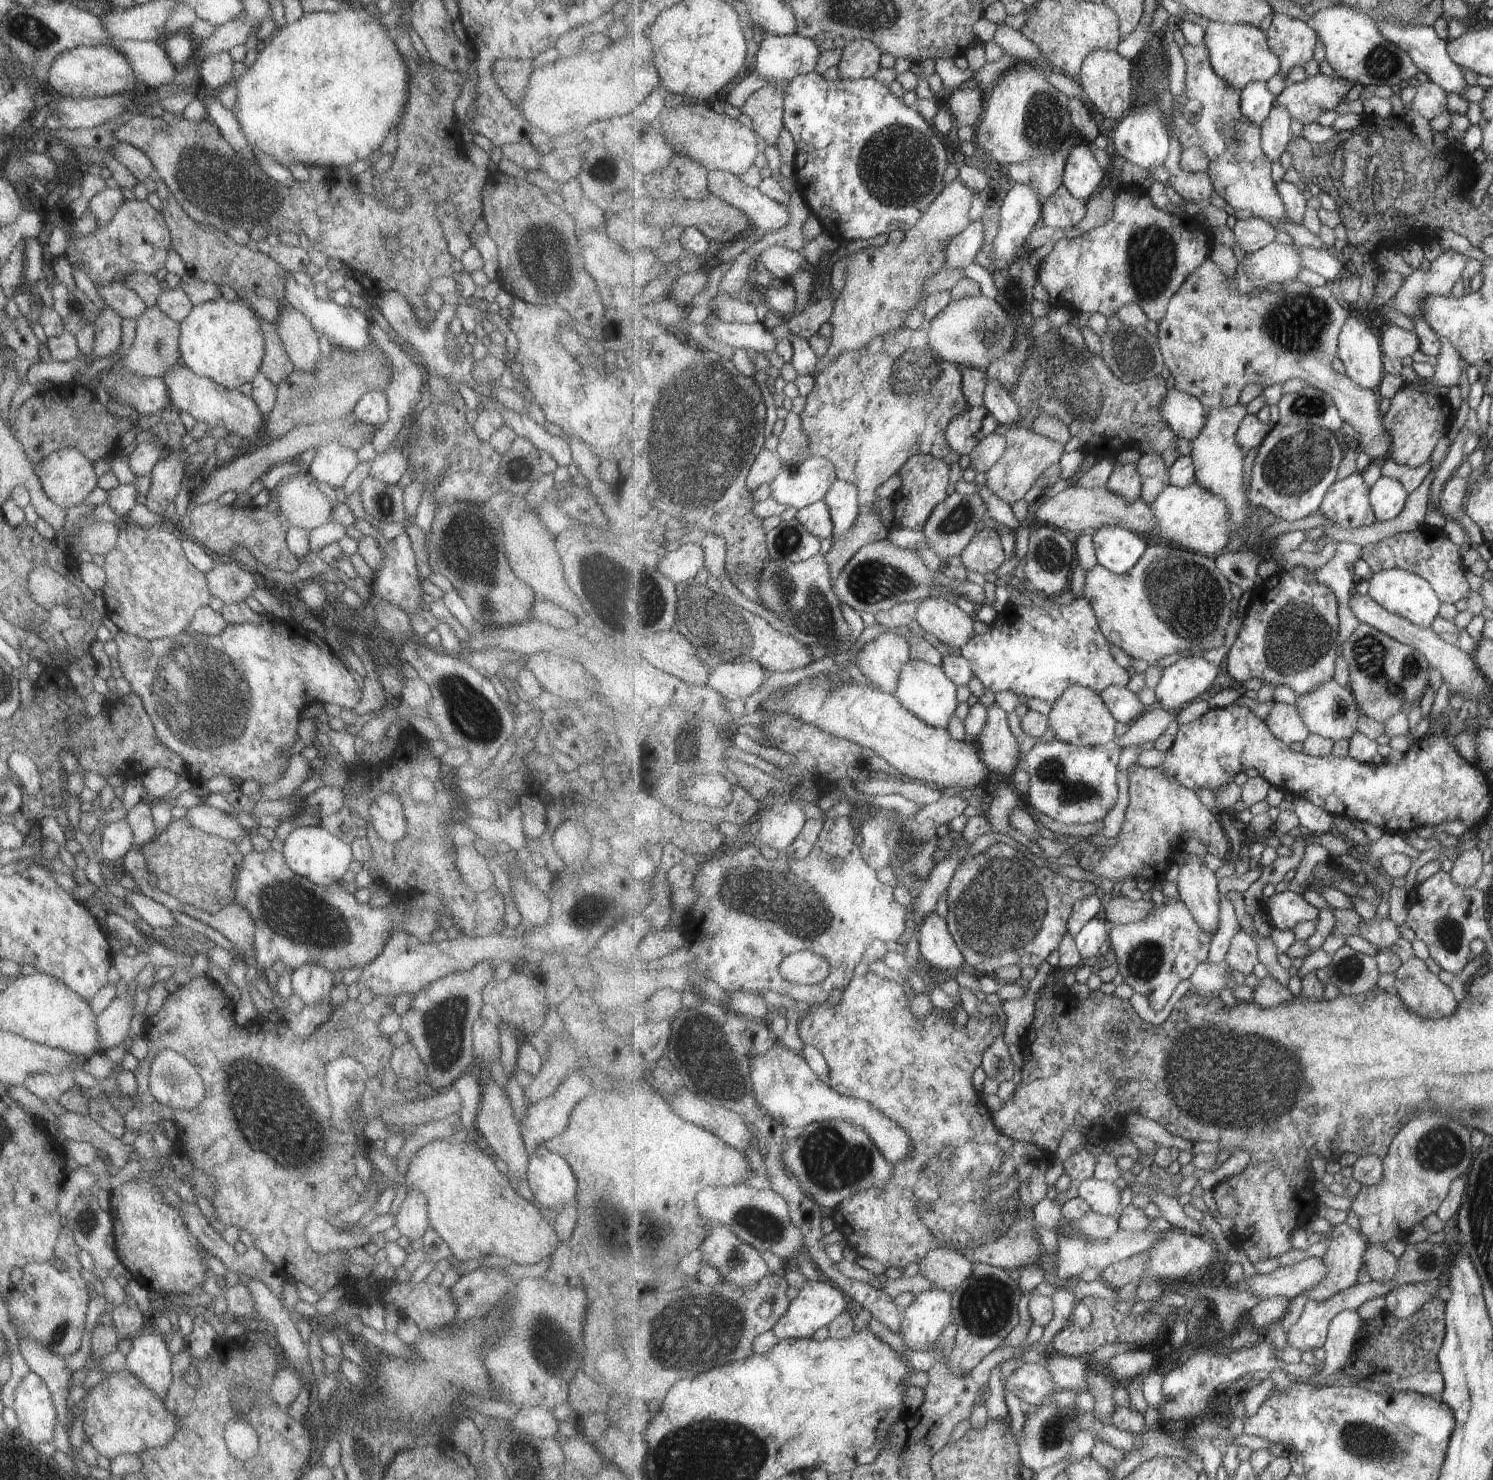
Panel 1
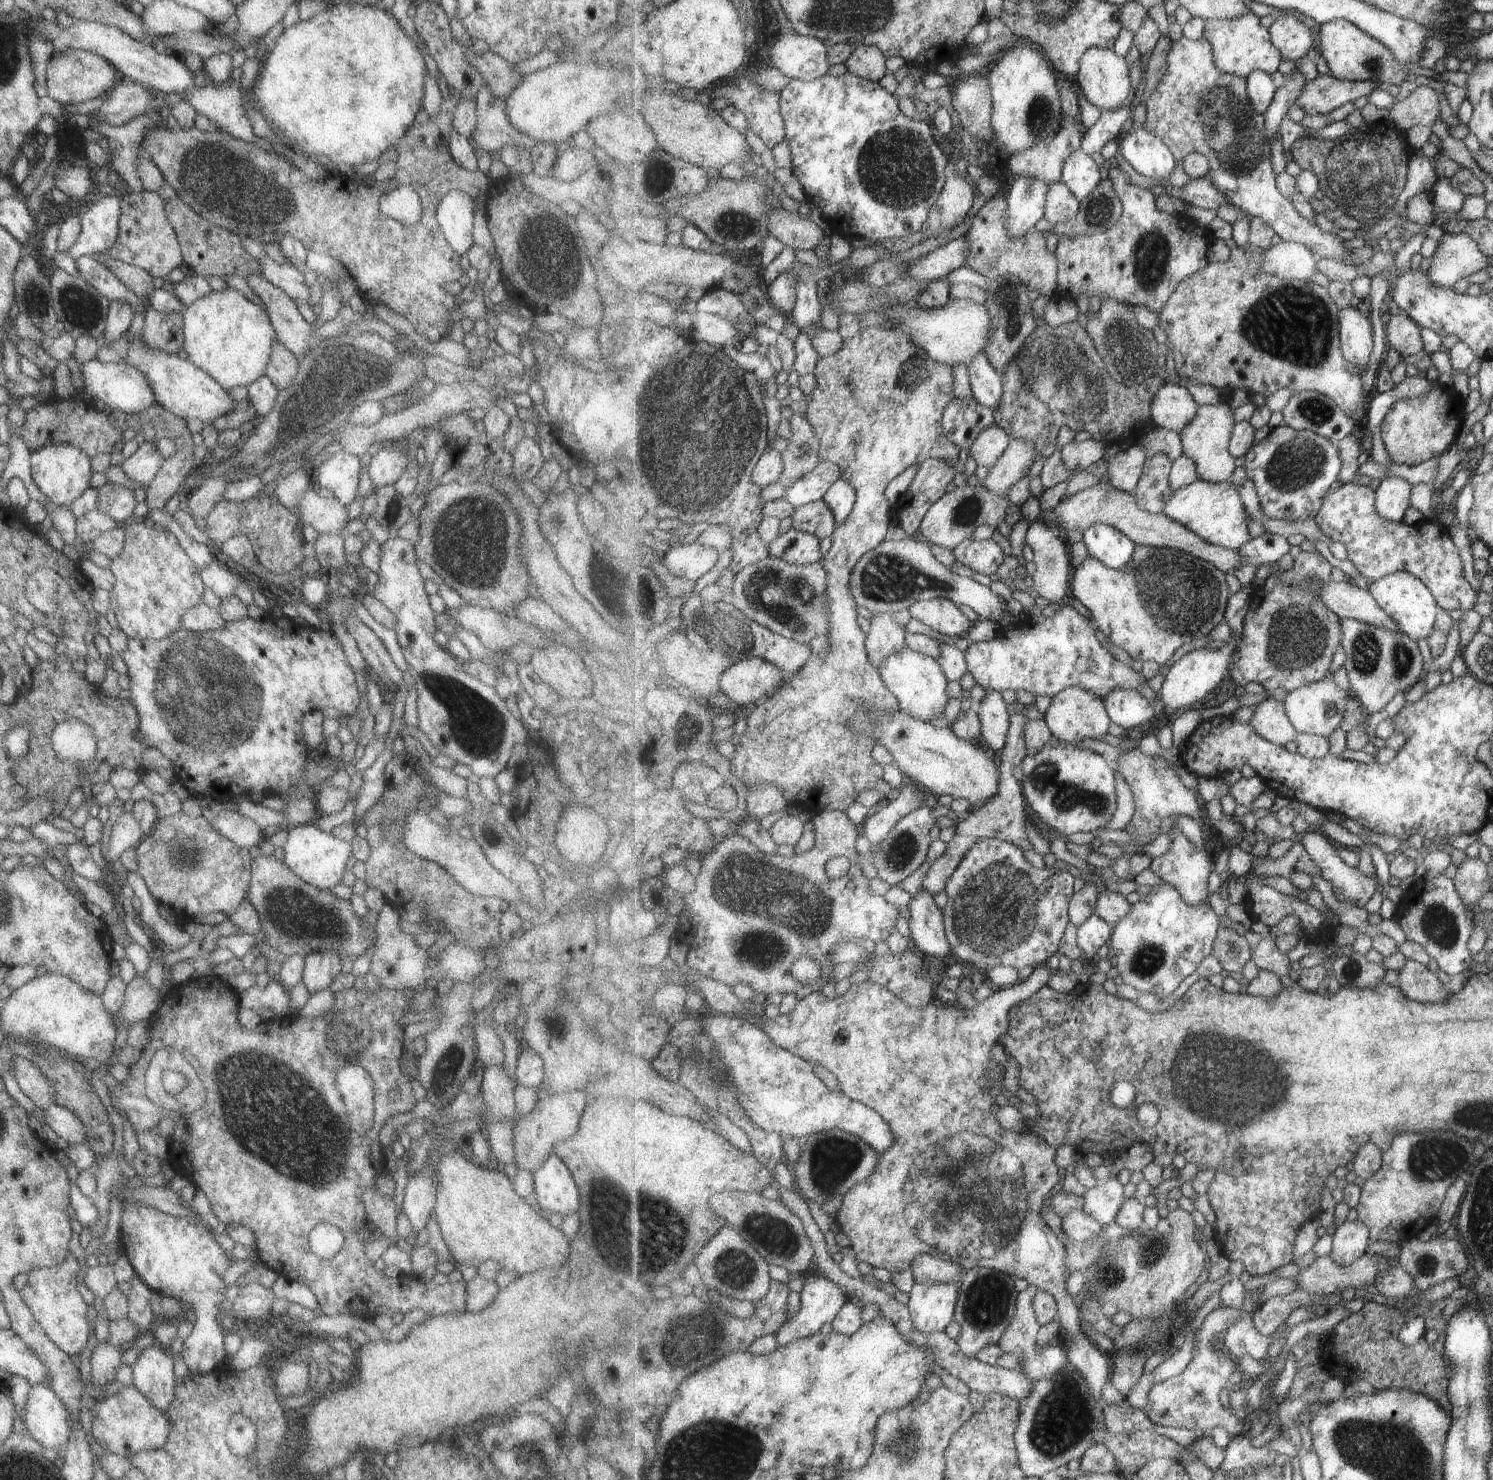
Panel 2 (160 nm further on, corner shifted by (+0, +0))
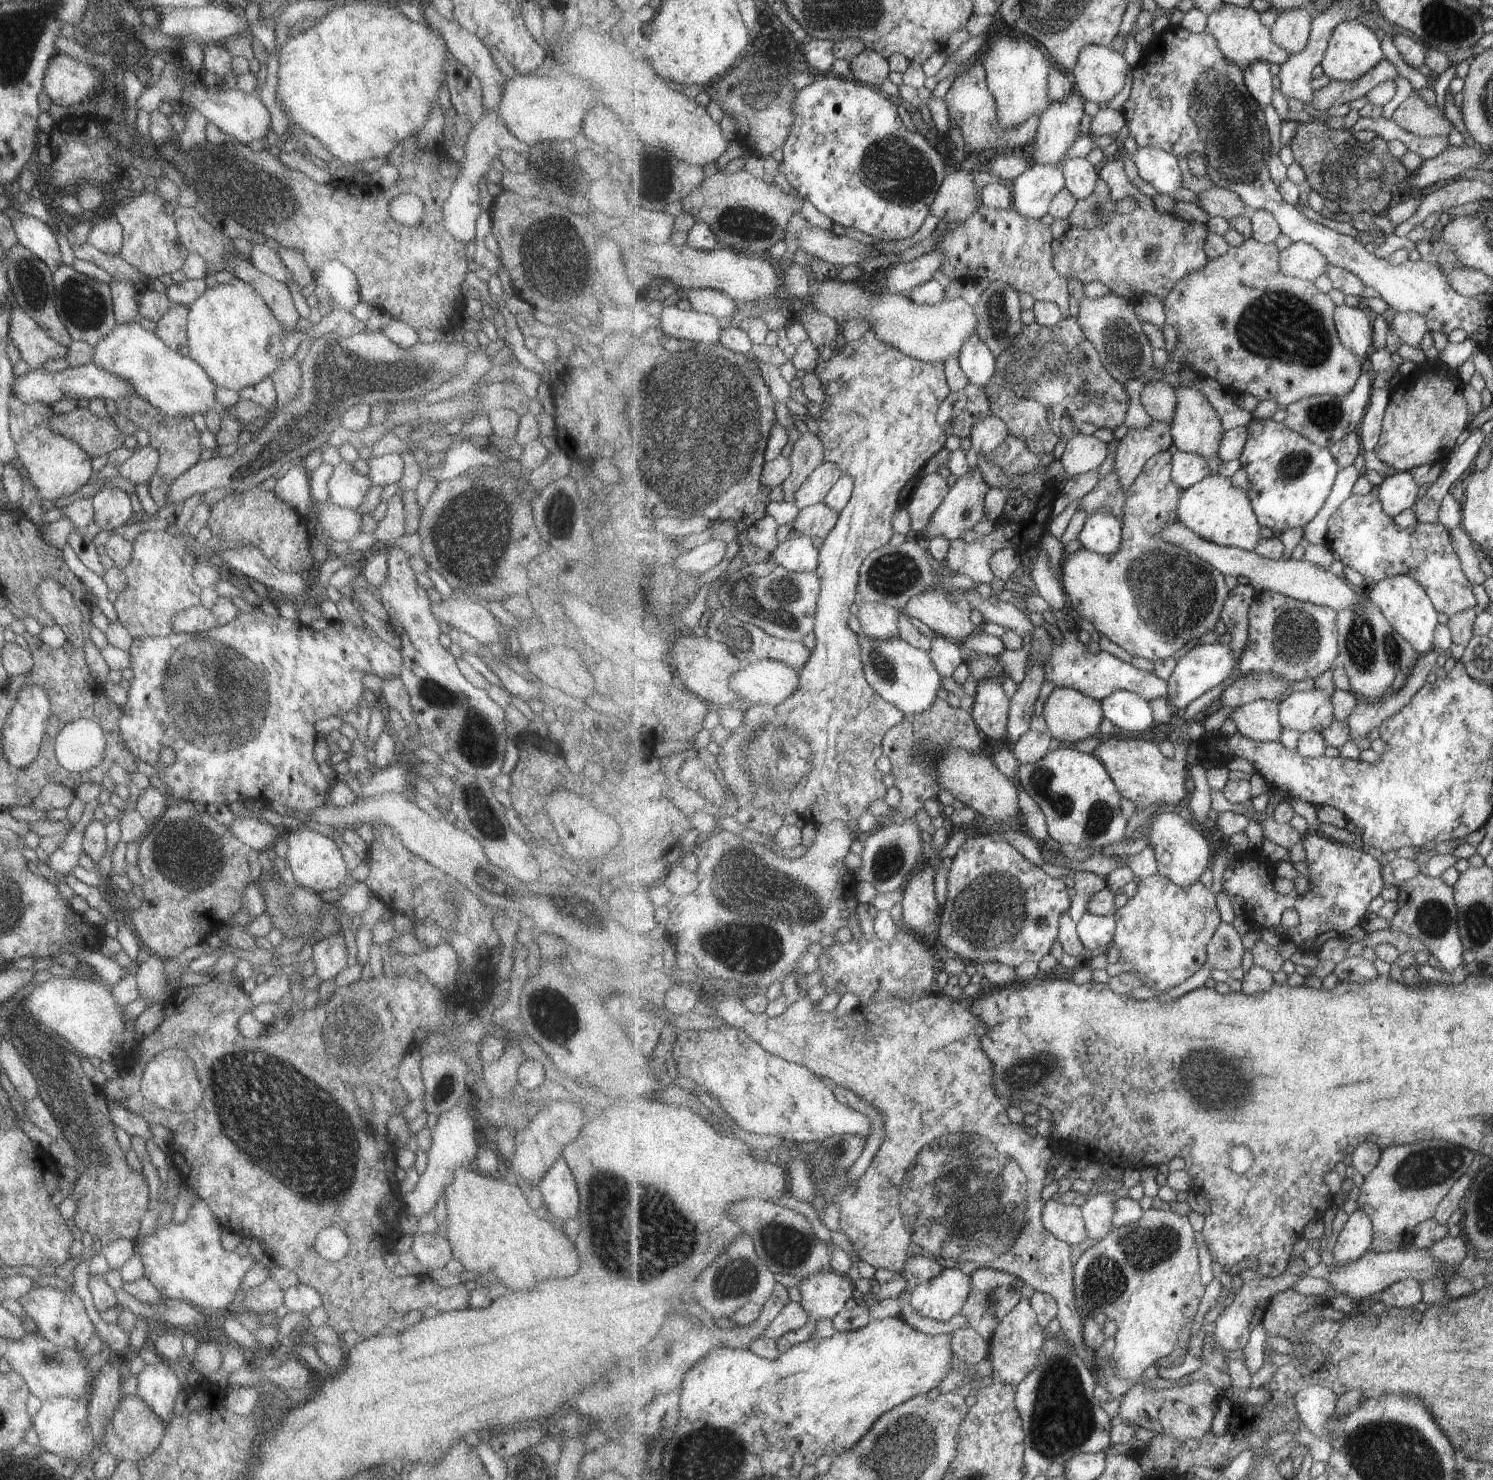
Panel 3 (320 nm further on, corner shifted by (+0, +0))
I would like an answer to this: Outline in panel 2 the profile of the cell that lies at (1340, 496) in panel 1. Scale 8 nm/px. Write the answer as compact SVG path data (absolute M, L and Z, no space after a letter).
M1353 483L1340 485L1327 495L1315 521L1321 527L1323 534L1346 546L1349 559L1353 562L1356 570L1369 582L1399 571L1407 571L1419 577L1431 589L1441 609L1473 611L1477 604L1477 592L1465 578L1465 574L1463 574L1465 568L1463 568L1463 562L1459 556L1459 548L1451 540L1451 536L1446 532L1443 524L1437 520L1427 519L1413 525L1407 525L1403 521L1387 520L1377 512L1375 502L1376 490L1373 488Z

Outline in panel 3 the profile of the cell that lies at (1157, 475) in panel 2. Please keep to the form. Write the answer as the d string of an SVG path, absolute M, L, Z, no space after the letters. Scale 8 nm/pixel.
M1163 452L1152 456L1147 462L1146 467L1143 468L1143 473L1135 480L1135 483L1126 490L1126 508L1124 511L1124 517L1121 518L1123 524L1123 541L1119 551L1115 552L1115 555L1101 555L1092 552L1090 549L1080 549L1078 552L1069 555L1062 564L1061 580L1069 596L1069 600L1073 610L1075 610L1079 616L1090 621L1097 632L1100 635L1105 635L1108 641L1116 643L1122 649L1132 657L1142 657L1147 660L1152 660L1154 663L1156 660L1166 660L1169 656L1175 656L1181 654L1184 649L1189 646L1190 642L1194 642L1207 634L1207 632L1213 631L1213 628L1217 626L1217 622L1222 620L1222 611L1227 598L1230 596L1230 588L1226 584L1226 576L1219 572L1218 569L1213 568L1211 564L1203 561L1197 554L1188 552L1186 549L1180 548L1178 545L1170 544L1162 537L1162 531L1170 524L1177 523L1178 521L1178 509L1181 498L1184 496L1185 490L1180 488L1174 481L1172 473L1172 460L1173 455L1171 452Z

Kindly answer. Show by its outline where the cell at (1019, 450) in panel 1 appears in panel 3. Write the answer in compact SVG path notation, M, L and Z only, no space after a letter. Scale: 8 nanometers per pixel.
M1075 432L1074 436L1070 439L1066 439L1066 441L1067 444L1065 444L1065 450L1063 450L1059 458L1064 471L1064 478L1069 479L1097 469L1101 464L1103 464L1103 462L1105 462L1107 455L1110 454L1108 443L1101 442L1101 440L1098 440L1093 435L1085 435Z

